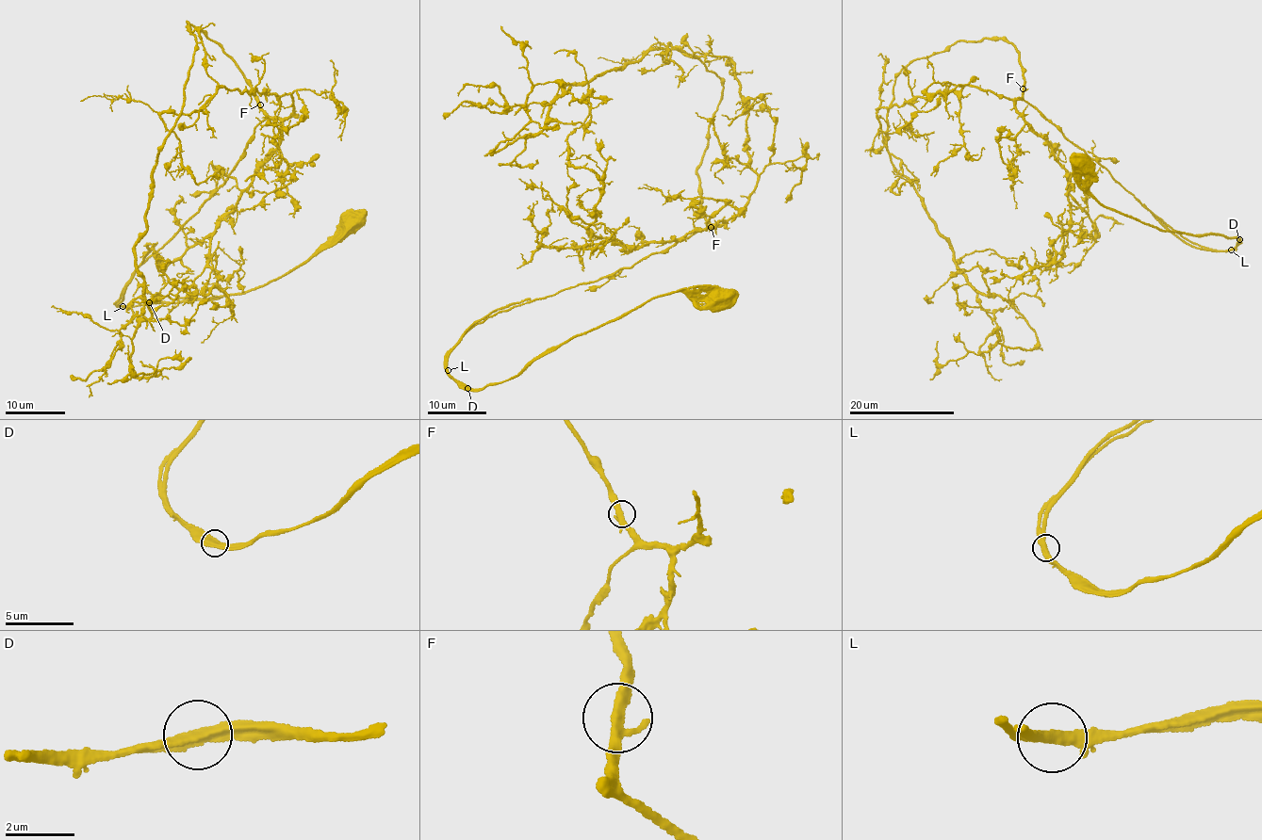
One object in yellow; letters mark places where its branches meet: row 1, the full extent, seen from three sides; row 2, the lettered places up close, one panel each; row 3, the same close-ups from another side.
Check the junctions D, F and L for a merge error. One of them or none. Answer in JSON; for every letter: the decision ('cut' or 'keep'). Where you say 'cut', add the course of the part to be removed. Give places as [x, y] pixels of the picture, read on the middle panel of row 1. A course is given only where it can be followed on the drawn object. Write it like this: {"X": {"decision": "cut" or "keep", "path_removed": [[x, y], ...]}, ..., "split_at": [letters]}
{"D": {"decision": "keep"}, "F": {"decision": "keep"}, "L": {"decision": "cut", "path_removed": [[447, 370], [474, 389], [483, 388], [506, 381], [575, 337], [678, 290], [724, 291], [738, 297]]}, "split_at": ["L"]}

